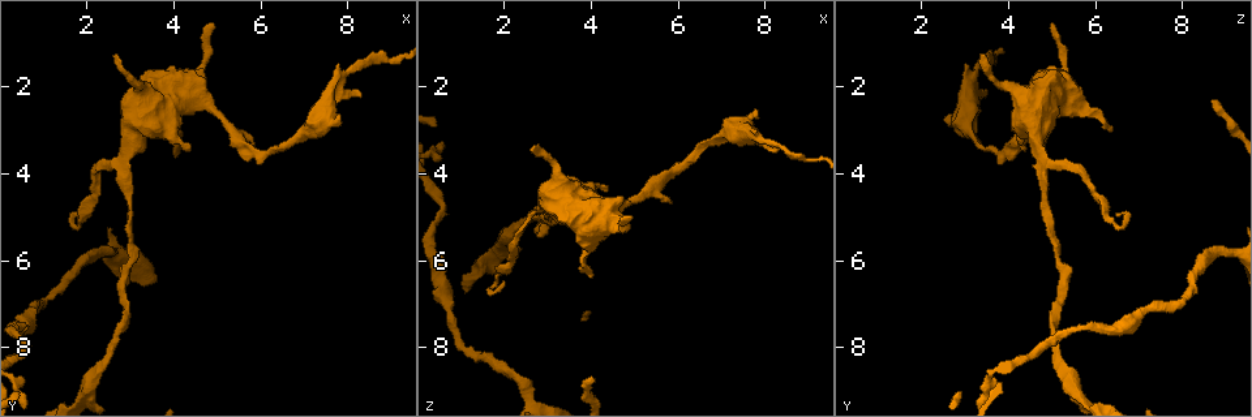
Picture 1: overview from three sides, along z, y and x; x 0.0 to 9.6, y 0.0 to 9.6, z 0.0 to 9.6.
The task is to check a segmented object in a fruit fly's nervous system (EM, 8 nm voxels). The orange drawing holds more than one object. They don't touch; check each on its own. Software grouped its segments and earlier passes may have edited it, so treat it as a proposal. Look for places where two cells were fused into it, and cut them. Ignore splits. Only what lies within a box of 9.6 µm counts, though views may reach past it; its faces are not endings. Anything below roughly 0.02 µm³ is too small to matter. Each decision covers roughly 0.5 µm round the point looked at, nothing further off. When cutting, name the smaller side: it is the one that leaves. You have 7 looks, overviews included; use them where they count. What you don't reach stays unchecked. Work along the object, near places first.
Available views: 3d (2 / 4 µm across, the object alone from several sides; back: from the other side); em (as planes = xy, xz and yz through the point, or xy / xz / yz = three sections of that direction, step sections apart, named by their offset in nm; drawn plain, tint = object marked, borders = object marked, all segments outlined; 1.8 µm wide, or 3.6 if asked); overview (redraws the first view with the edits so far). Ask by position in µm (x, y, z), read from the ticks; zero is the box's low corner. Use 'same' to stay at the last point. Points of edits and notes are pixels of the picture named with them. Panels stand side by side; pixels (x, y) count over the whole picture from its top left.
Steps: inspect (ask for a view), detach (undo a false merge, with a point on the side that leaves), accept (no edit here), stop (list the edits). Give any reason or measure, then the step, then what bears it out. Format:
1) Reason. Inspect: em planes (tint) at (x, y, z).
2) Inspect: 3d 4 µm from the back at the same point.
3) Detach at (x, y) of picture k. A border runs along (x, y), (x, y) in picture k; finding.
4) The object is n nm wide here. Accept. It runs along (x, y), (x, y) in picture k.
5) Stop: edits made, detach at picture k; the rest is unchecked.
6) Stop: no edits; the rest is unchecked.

Thin neck. Inspect: 3d 4 µm at (6.50, 3.35, 3.40).

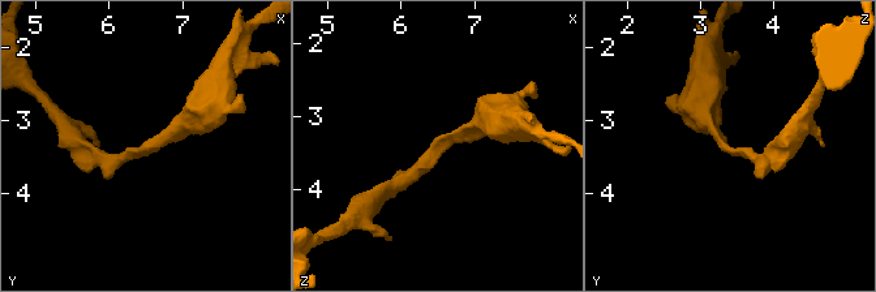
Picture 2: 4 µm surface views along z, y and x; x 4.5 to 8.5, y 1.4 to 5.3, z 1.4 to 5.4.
The arms are 220, 220 nm wide; shape alone is not enough. Inspect: em planes (tint) at (6.55, 3.35, 3.40).

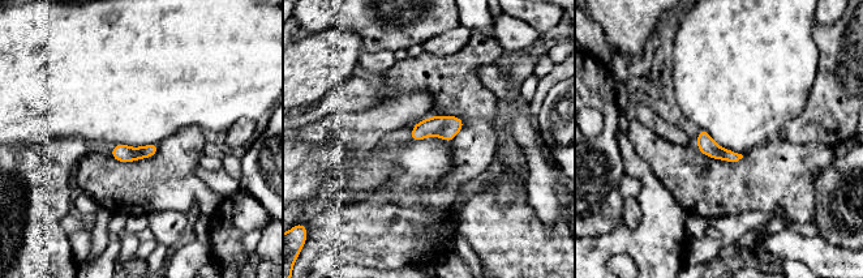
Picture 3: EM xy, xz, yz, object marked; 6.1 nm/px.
Accept. It runs along (702, 132), (718, 153), (735, 157) in picture 3; all the same cell.

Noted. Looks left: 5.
Sudden change in width. Inspect: em planes (tint) at (4.55, 1.65, 5.30).

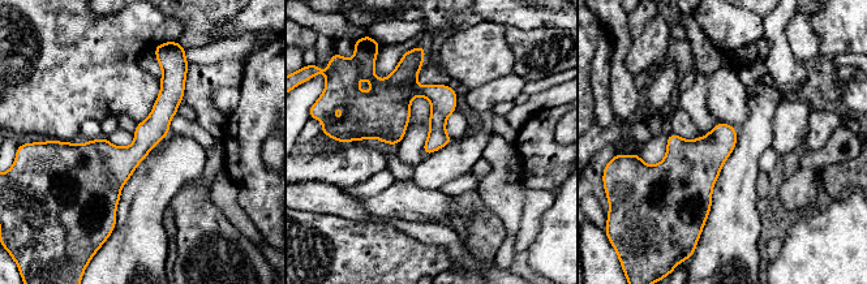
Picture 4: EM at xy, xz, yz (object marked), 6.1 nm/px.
Accept. Continuous, no second cell.

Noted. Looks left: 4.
A fork. Inspect: 3d 4 µm from the back at (2.85, 3.75, 4.80).

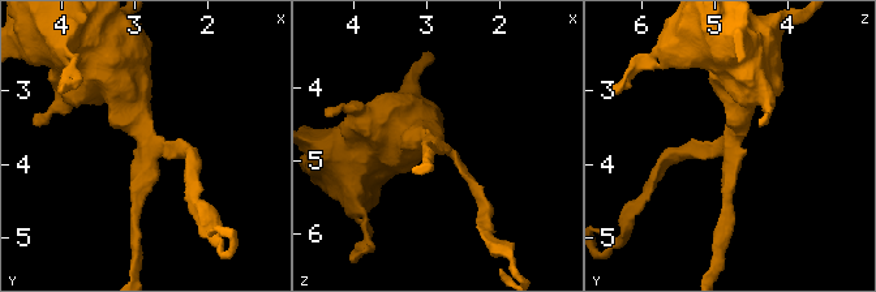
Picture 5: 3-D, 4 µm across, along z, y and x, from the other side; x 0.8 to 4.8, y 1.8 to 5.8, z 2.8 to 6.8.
3 arms meet here; need the tissue. Inspect: em planes (tint) at (2.85, 3.75, 4.85).

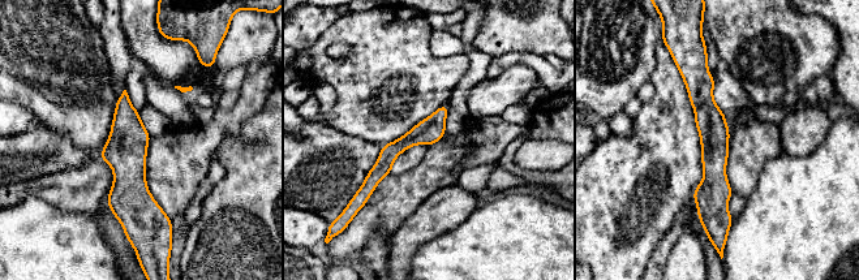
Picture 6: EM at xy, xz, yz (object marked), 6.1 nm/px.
Accept. It runs along (701, 61), (714, 215) in picture 6; continuous, no second cell.

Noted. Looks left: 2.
Stop: no edits; the rest is unchecked.

